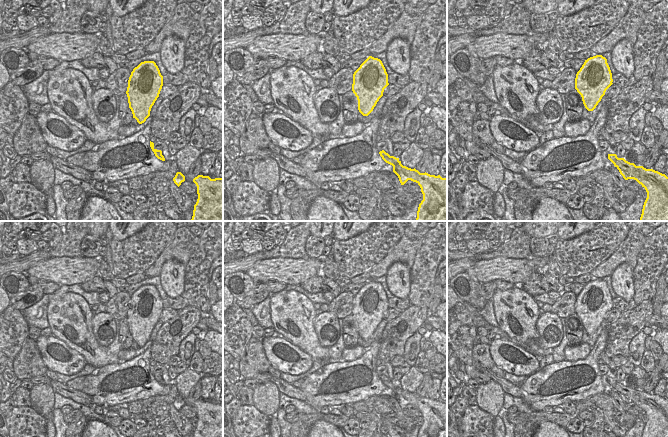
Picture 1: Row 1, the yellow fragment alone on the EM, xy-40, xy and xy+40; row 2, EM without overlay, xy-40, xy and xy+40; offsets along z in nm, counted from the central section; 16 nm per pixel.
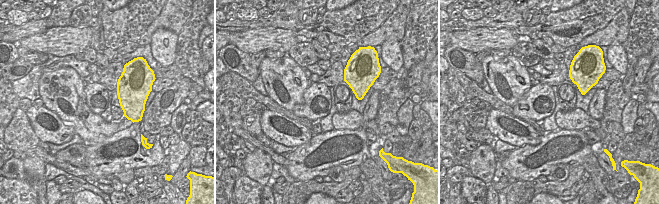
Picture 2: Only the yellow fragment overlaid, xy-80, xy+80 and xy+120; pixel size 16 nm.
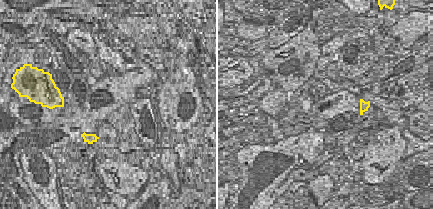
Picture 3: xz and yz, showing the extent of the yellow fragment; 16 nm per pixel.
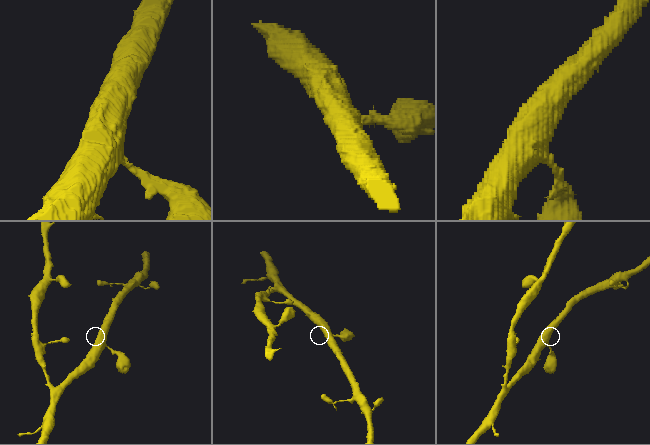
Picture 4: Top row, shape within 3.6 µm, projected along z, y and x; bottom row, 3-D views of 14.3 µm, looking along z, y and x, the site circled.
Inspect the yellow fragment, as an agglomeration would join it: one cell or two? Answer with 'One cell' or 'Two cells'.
One cell.

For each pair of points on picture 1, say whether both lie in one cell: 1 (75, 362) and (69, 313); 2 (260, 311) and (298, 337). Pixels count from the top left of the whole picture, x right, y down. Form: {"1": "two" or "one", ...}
{"1": "two", "2": "two"}

